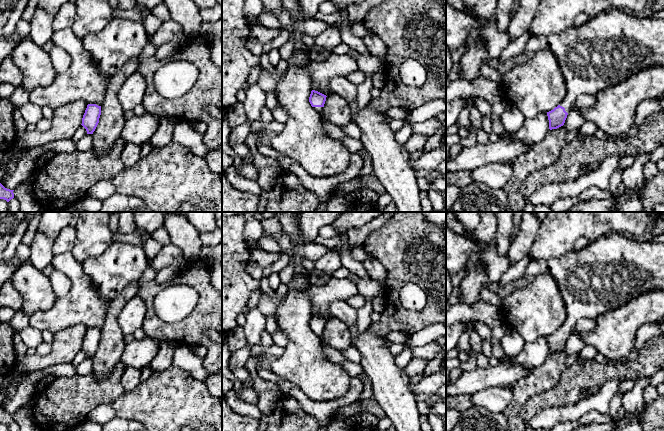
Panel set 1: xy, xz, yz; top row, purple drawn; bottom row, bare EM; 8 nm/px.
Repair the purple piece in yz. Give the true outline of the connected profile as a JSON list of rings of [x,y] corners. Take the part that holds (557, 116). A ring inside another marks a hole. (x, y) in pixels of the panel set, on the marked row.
[[[610,9],[589,18],[579,27],[572,26],[561,33],[531,34],[524,52],[536,53],[540,50],[548,50],[556,56],[567,88],[563,102],[547,112],[549,129],[552,130],[564,125],[579,95],[596,95],[627,80],[643,68],[654,65],[664,67],[664,19],[639,17],[623,10]]]

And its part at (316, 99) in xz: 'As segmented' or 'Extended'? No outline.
Extended

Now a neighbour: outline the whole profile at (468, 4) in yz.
[[[461,0],[461,1],[463,2],[467,14],[469,14],[474,19],[482,20],[473,14],[473,8],[477,4],[478,0]]]

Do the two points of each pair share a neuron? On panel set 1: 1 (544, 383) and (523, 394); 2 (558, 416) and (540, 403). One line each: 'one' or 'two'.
1: one
2: two

